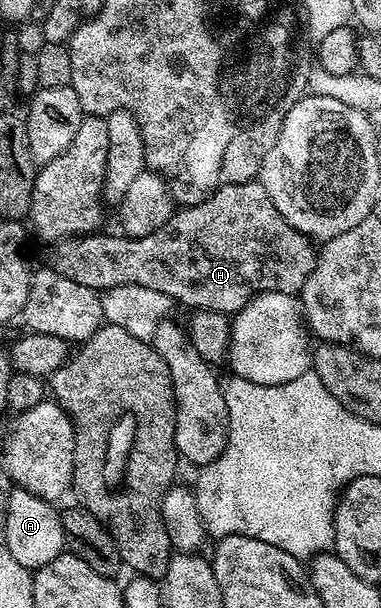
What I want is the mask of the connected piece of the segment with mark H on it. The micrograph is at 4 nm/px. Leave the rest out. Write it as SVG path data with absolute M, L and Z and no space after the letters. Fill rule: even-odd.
M258 180L222 186L200 204L175 209L164 228L156 228L156 232L143 238L113 238L106 233L62 238L49 247L50 255L45 265L68 280L76 280L76 284L84 284L84 288L101 292L113 286L136 284L164 292L164 296L174 299L175 303L194 306L195 311L215 310L233 316L255 296L269 290L297 295L304 288L304 280L308 280L316 261L315 243L276 212L272 196L264 192Z

